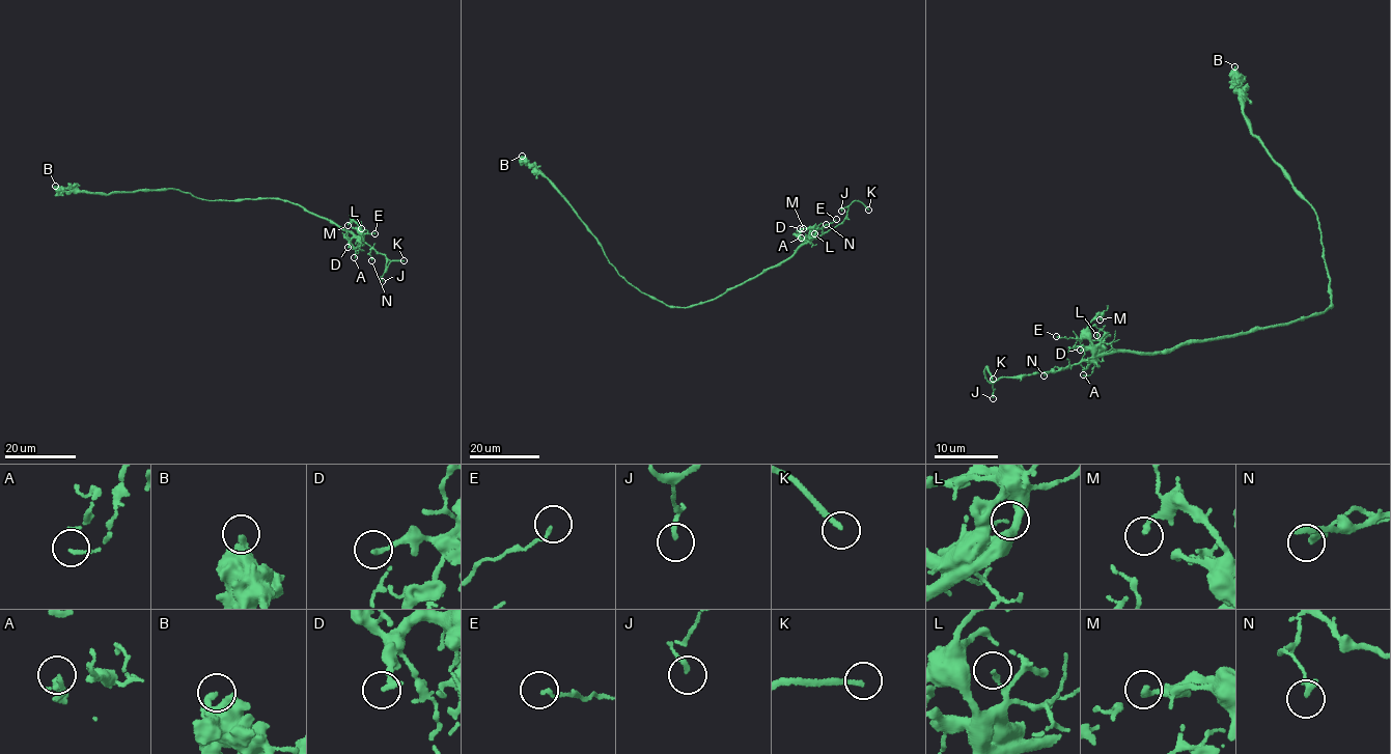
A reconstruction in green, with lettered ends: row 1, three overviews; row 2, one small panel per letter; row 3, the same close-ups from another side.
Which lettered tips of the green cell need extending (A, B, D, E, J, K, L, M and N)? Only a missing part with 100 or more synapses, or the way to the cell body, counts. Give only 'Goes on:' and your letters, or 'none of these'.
Goes on: K

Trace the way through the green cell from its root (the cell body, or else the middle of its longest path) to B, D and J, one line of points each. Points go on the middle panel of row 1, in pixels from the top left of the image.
B: (692, 305), (664, 304), (628, 283), (609, 263), (603, 248), (548, 178), (534, 173), (523, 162), (522, 156)
D: (692, 305), (713, 301), (783, 262), (804, 242), (800, 238), (800, 228)
J: (692, 305), (713, 301), (777, 267), (801, 246), (843, 221), (847, 208), (841, 211)

